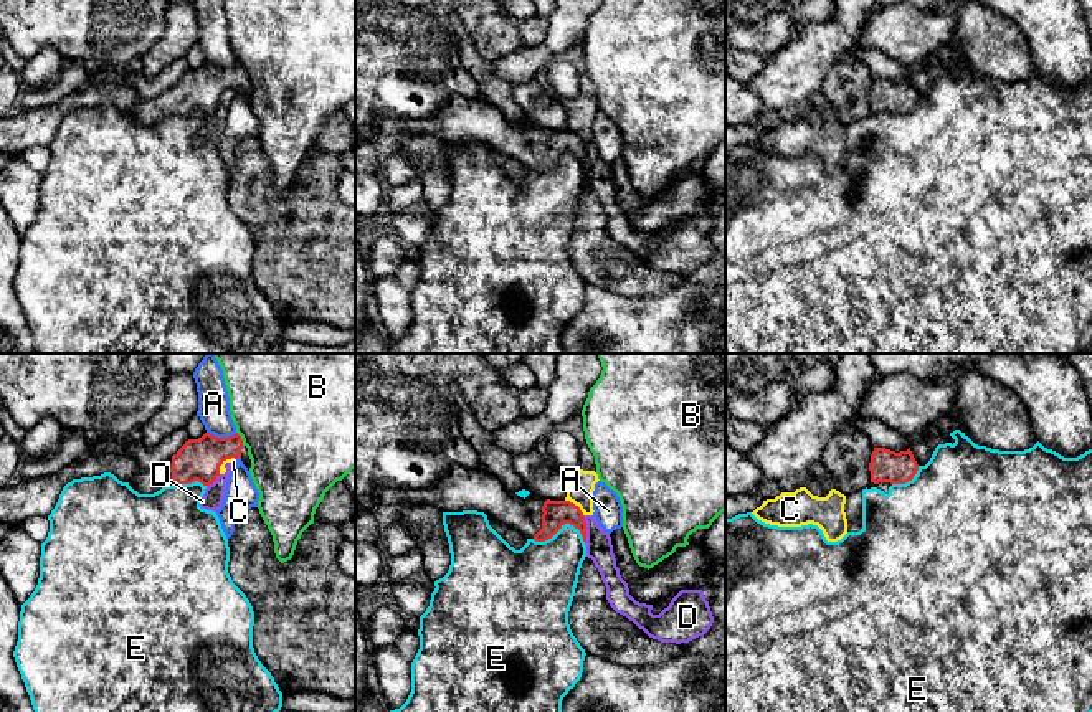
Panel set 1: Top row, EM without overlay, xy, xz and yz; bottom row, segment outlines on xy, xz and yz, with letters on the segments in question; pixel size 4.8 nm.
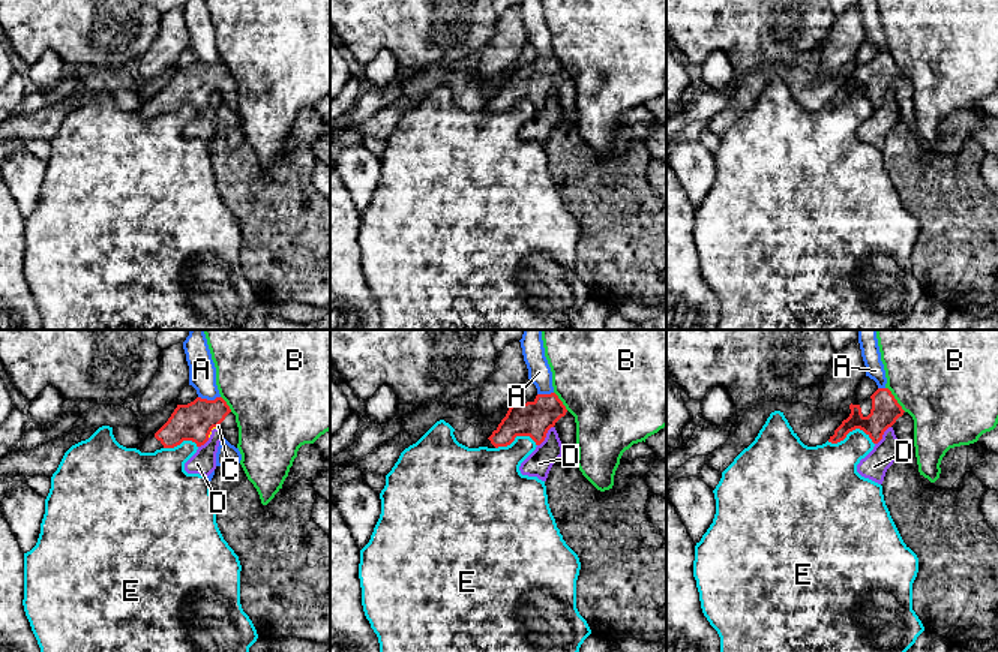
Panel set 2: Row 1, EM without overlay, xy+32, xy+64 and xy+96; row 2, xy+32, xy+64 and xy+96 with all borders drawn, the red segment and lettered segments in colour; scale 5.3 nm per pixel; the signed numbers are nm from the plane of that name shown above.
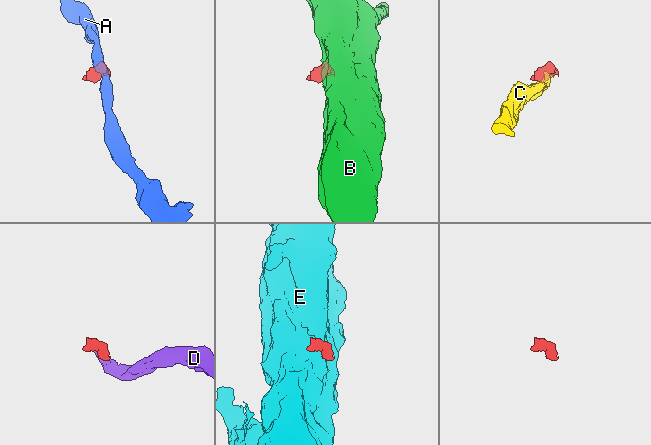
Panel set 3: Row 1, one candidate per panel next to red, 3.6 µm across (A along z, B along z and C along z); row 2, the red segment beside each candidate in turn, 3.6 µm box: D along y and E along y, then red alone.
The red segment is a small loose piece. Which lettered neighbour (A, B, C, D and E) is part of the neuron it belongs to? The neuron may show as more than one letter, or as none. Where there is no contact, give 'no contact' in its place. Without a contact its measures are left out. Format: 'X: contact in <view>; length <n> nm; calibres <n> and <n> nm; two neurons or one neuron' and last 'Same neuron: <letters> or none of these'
A: contact in xy; length 150 nm; calibres 200 and 160 nm; two neurons
B: contact in xy; length 80 nm; calibres 200 and 480 nm; two neurons
C: contact in xz; length 130 nm; calibres 130 and 120 nm; two neurons
D: contact in xz; length 140 nm; calibres 130 and 130 nm; two neurons
E: contact in xz; length 260 nm; calibres 130 and 340 nm; two neurons
Same neuron: none of these

